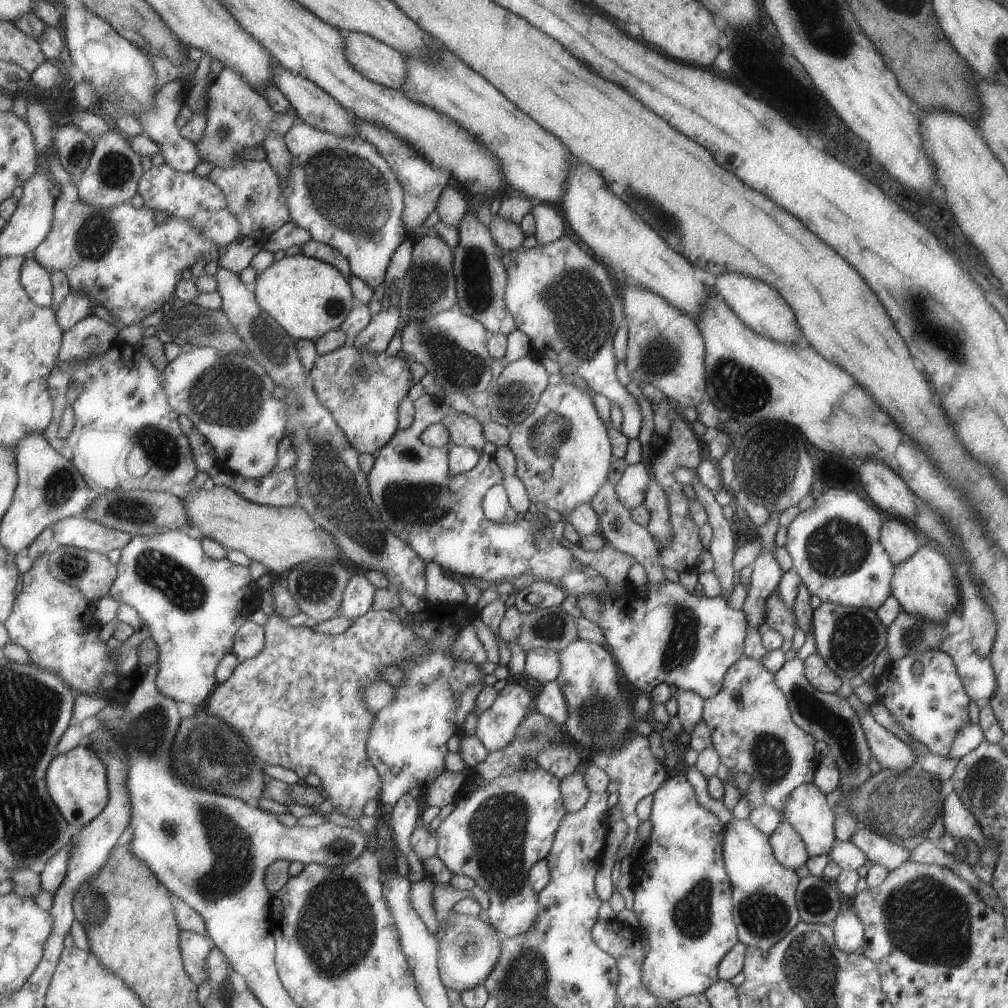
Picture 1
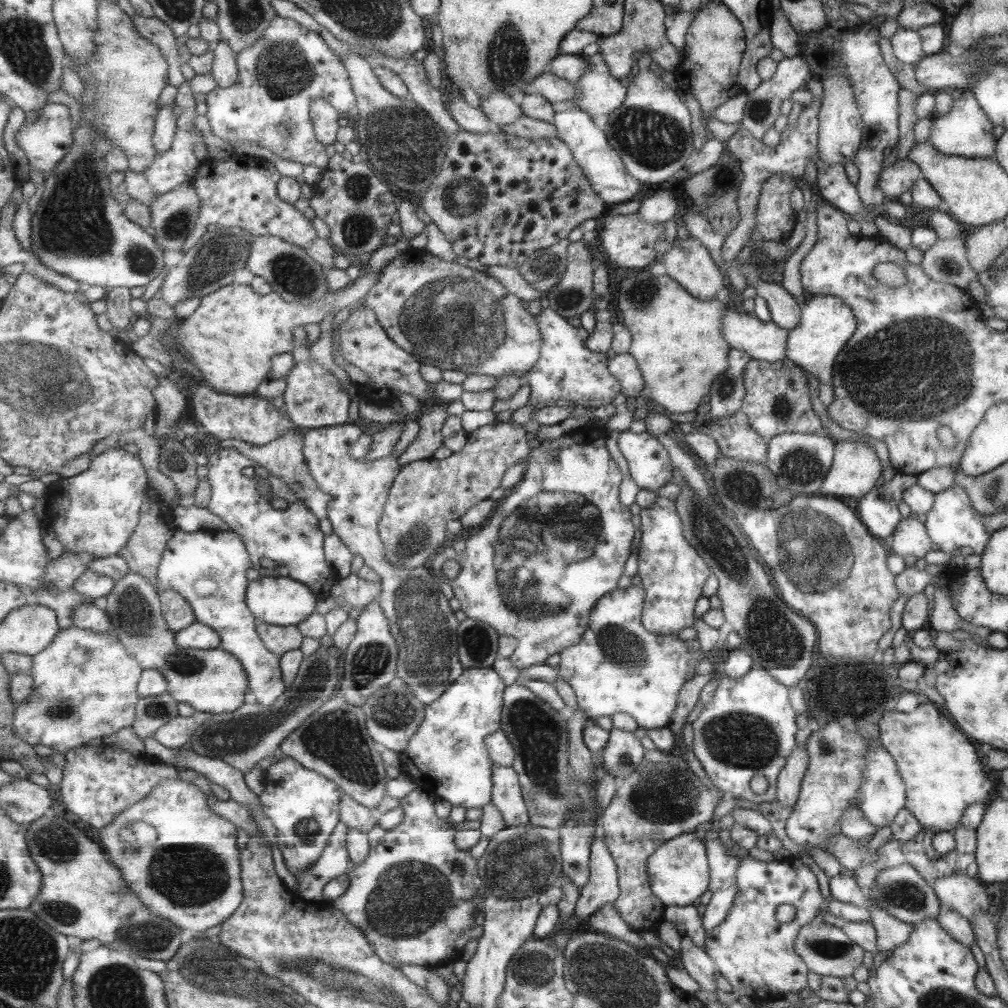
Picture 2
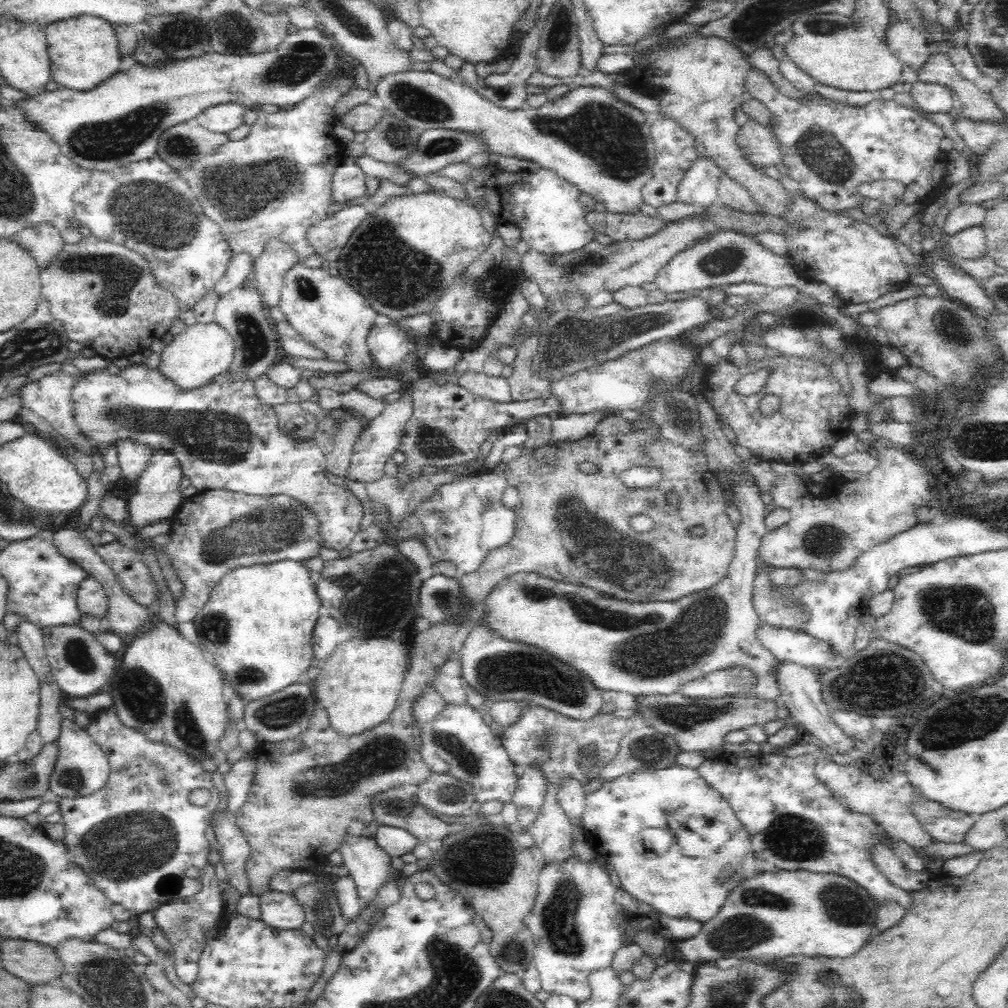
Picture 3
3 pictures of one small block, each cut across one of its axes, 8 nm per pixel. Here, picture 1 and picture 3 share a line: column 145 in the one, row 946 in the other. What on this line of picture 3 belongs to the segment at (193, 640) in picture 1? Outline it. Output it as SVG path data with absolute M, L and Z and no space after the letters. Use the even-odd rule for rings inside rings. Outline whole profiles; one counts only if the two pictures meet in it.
M574 856L559 865L542 864L539 887L532 910L523 918L524 924L533 934L535 951L533 962L540 972L541 989L548 995L560 994L582 1003L591 996L588 976L600 968L609 968L612 954L620 946L633 944L638 930L658 929L658 914L649 904L631 897L596 861L582 861Z

